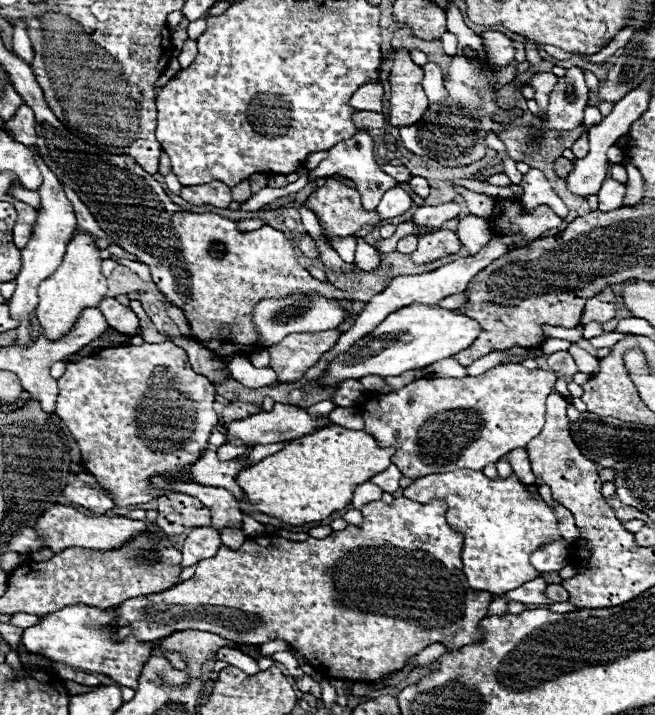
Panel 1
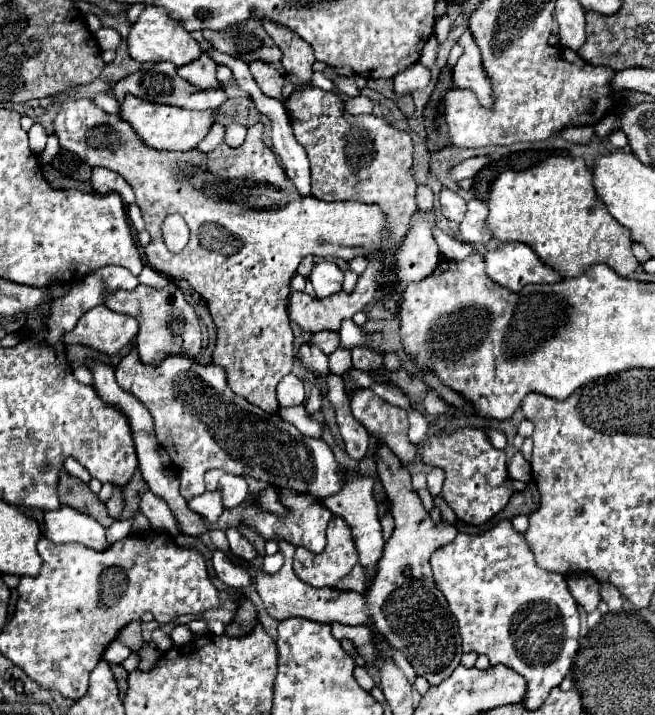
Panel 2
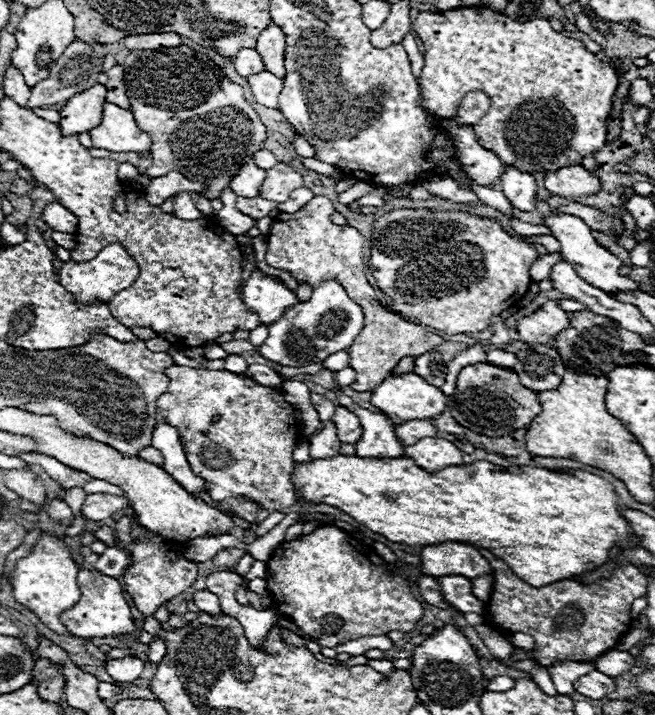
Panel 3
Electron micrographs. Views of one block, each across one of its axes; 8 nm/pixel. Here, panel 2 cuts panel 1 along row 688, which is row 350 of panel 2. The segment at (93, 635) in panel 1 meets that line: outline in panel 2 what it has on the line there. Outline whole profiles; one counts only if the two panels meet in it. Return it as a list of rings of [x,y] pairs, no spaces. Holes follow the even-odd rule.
[[[132,350],[120,360],[116,380],[150,410],[158,442],[176,464],[180,494],[186,500],[206,492],[204,474],[212,468],[308,492],[320,500],[342,488],[342,468],[324,440],[308,438],[278,414],[268,414],[236,396],[226,384],[226,372],[214,364],[202,366],[186,356],[168,356],[160,366],[148,366]]]

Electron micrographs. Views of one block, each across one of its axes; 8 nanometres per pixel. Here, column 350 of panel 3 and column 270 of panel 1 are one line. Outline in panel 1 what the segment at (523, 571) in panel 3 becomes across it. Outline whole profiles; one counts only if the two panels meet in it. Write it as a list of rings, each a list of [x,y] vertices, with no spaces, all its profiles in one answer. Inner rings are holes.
[[[332,424],[310,436],[288,442],[274,456],[242,470],[236,482],[244,490],[250,510],[292,526],[302,526],[306,522],[320,522],[332,512],[348,506],[356,486],[386,470],[394,452],[394,448],[378,448],[376,440],[364,430],[348,430]]]

